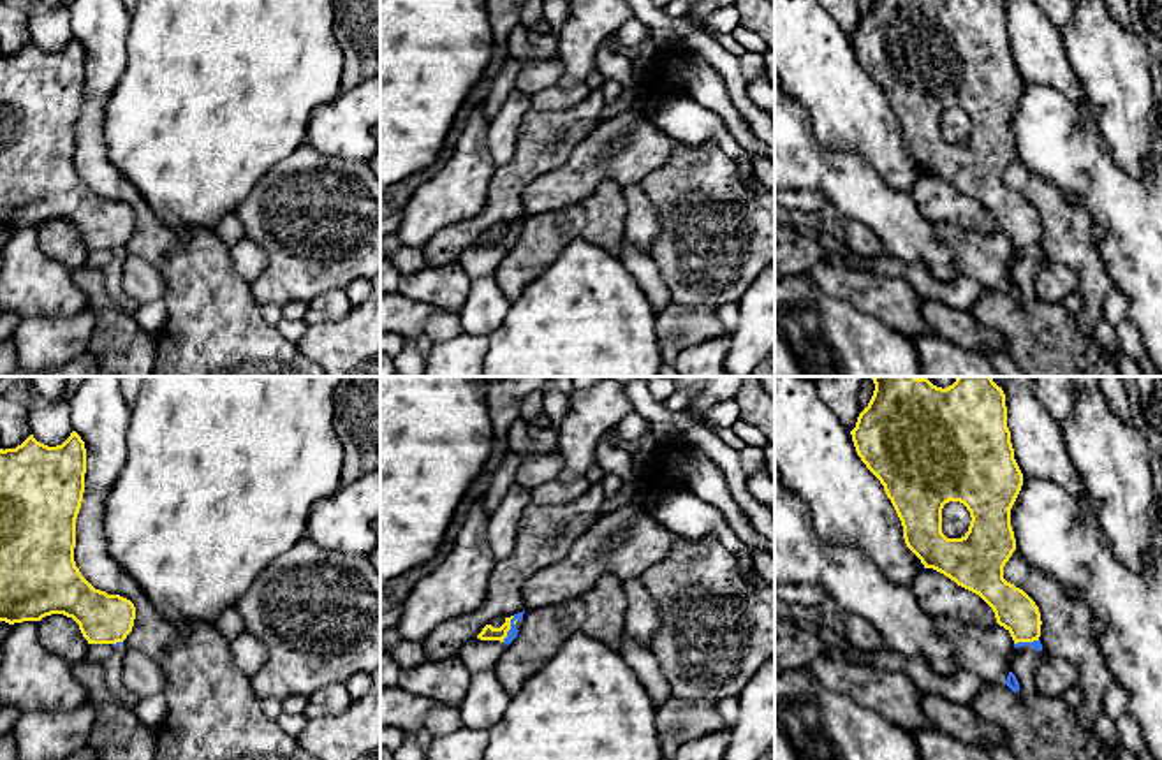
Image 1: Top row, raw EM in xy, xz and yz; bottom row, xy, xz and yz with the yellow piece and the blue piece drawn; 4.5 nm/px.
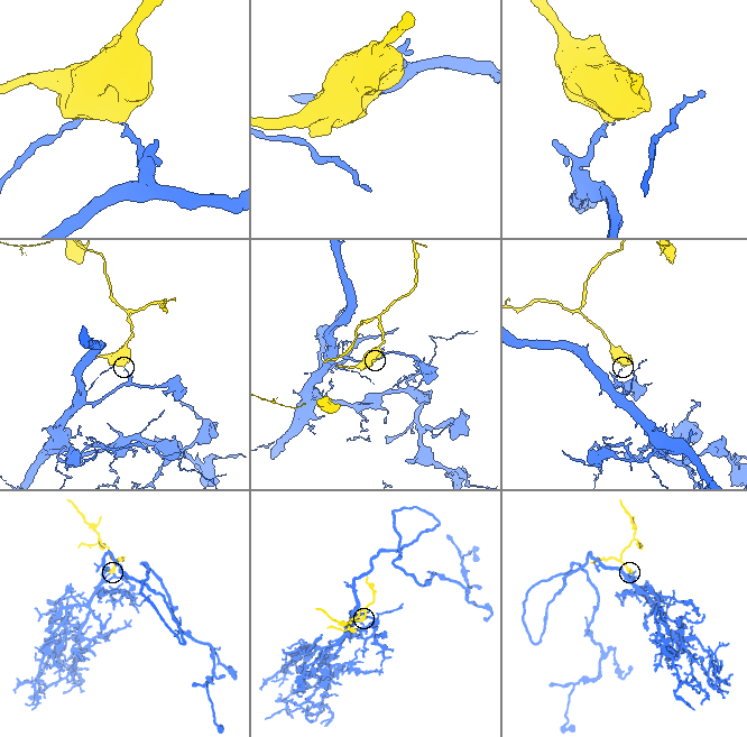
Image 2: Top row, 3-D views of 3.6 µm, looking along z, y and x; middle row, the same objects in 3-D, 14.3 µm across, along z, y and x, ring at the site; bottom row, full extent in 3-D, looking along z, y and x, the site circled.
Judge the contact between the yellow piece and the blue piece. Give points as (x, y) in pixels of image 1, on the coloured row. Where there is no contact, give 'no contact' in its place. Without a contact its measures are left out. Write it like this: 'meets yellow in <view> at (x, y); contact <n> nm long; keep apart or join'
meets yellow in xz at (509, 628); contact 130 nm long; keep apart

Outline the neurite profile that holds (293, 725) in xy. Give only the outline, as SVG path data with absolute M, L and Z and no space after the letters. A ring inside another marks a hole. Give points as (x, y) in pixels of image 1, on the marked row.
M282 712L276 718L278 727L290 737L298 737L308 723L305 714Z

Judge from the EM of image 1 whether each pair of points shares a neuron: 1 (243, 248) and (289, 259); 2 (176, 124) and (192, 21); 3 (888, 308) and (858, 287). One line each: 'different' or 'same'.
1: different
2: same
3: same

